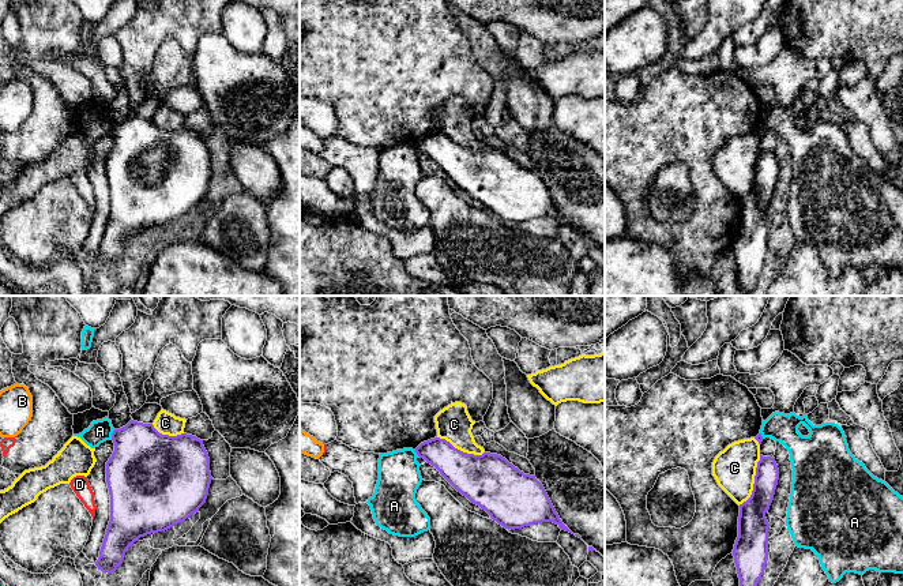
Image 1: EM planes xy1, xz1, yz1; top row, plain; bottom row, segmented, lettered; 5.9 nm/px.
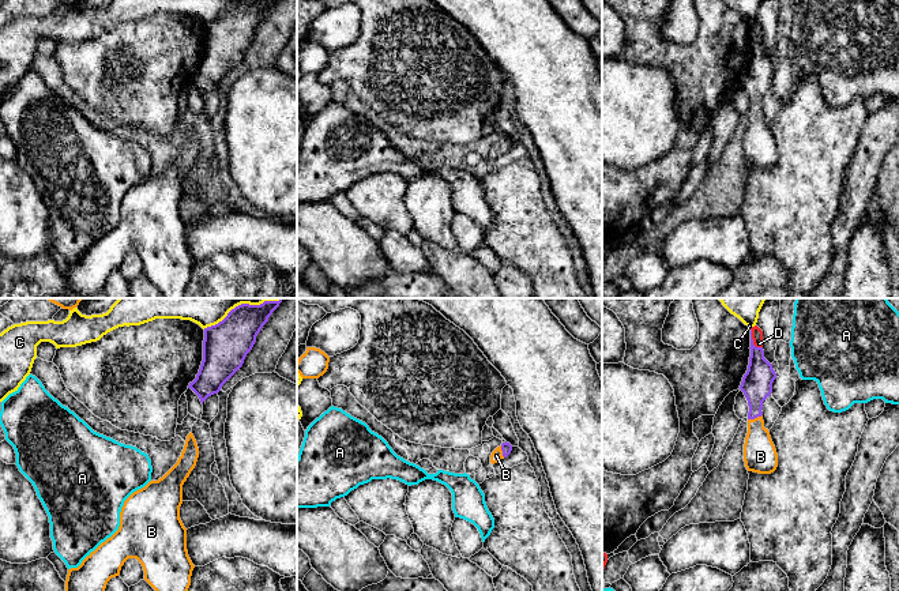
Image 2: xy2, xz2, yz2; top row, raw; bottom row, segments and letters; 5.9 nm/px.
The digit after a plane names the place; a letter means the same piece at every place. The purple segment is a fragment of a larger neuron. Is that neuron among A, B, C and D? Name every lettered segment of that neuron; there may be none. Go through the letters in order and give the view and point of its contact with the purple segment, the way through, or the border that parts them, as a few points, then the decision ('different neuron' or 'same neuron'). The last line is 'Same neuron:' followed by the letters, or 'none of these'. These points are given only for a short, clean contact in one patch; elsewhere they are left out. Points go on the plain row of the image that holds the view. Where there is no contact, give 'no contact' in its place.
A: meets purple in xy1 at (112, 128); border along xy1 (115, 124), (111, 132); different neuron
B: meets purple in yz2 at (755, 112); runs through yz2 (756, 79), (755, 112), (760, 151); same neuron
C: meets purple in yz1 at (755, 176); different neuron
D: meets purple in yz2 at (752, 36); border along yz2 (751, 23), (753, 38), (762, 42); different neuron
Same neuron: B

